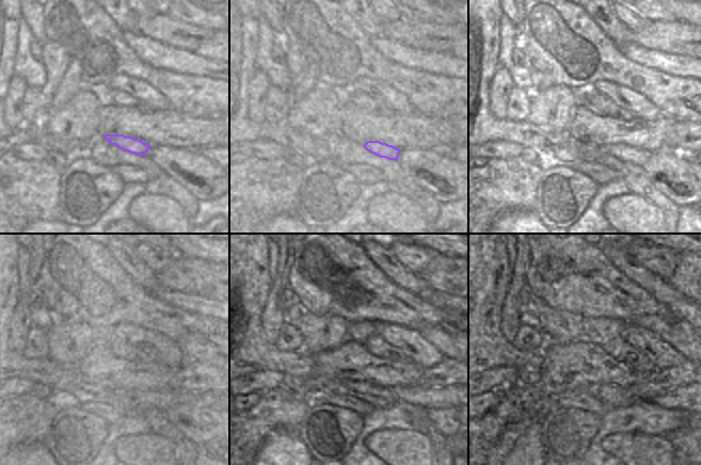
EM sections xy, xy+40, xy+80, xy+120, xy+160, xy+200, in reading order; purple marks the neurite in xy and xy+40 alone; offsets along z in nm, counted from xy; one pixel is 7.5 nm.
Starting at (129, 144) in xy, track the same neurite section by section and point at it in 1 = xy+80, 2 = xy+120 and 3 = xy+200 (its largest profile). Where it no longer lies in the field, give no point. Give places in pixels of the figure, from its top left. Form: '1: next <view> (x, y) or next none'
1: next xy+80 (624, 153)
2: next xy+120 (164, 399)
3: next xy+200 (685, 398)

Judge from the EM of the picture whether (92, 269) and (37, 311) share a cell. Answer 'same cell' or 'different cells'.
different cells

